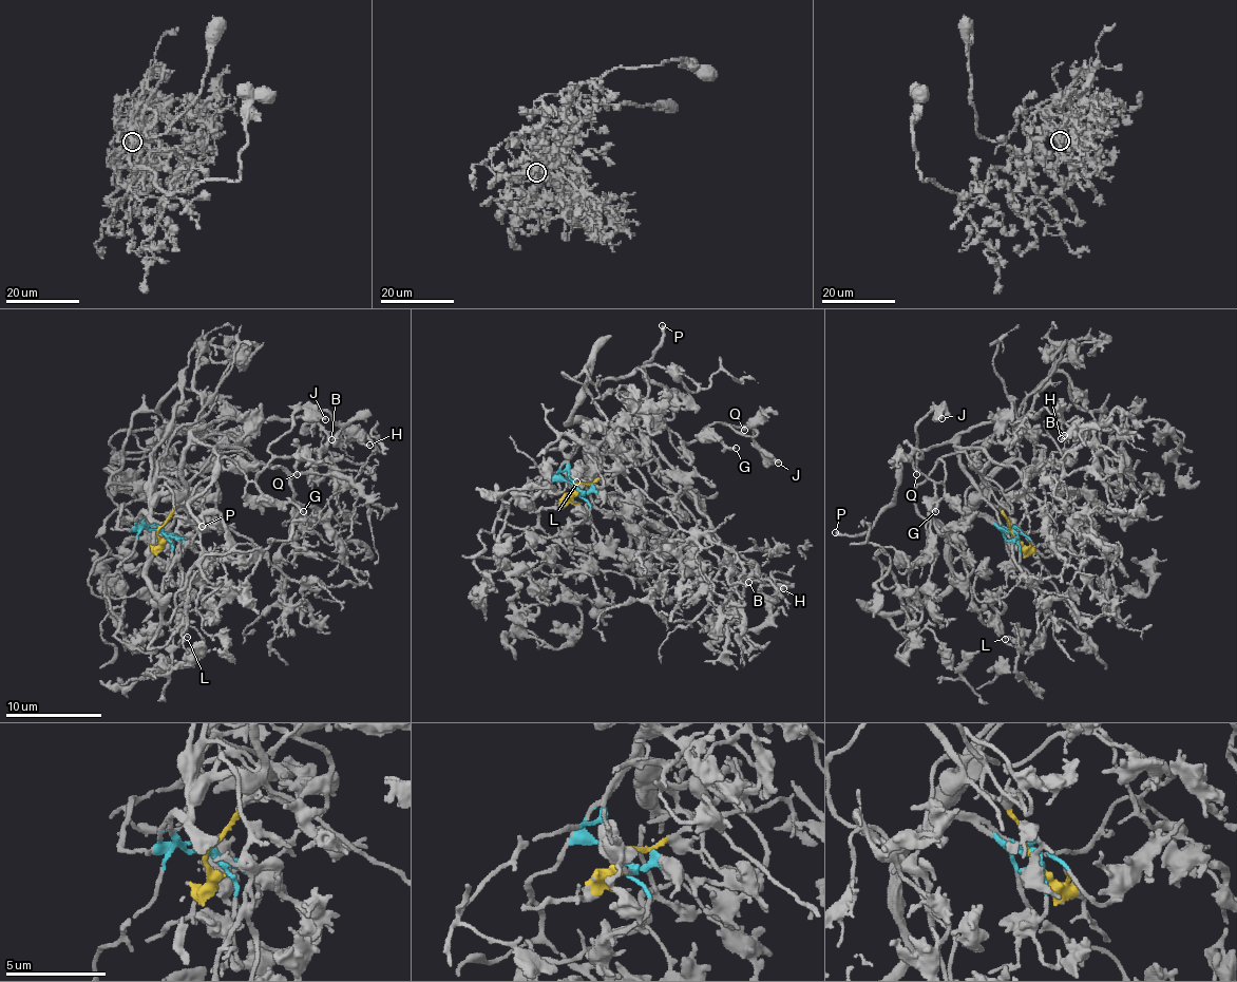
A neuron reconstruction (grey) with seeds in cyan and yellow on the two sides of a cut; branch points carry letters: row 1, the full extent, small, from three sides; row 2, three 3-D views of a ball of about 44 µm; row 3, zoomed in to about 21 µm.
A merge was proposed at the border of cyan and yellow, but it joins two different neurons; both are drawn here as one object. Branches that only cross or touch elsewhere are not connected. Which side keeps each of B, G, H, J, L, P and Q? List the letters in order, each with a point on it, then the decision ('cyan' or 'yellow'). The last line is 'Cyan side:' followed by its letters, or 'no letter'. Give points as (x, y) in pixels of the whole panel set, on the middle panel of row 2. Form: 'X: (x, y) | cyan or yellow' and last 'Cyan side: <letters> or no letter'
B: (748, 582) | yellow
G: (736, 448) | cyan
H: (783, 588) | yellow
J: (778, 463) | cyan
L: (576, 482) | cyan
P: (662, 325) | yellow
Q: (744, 430) | cyan
Cyan side: G, J, L, Q

